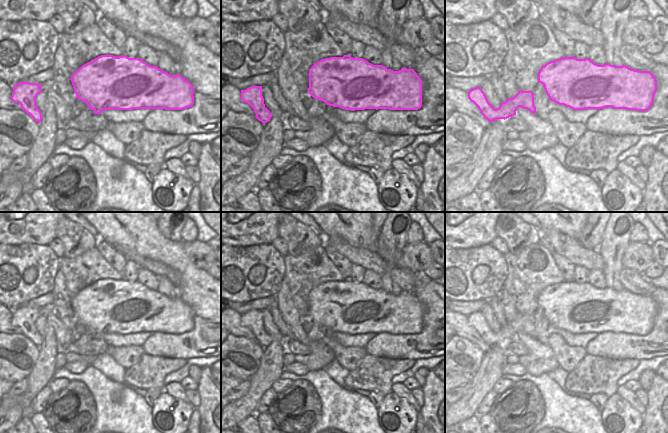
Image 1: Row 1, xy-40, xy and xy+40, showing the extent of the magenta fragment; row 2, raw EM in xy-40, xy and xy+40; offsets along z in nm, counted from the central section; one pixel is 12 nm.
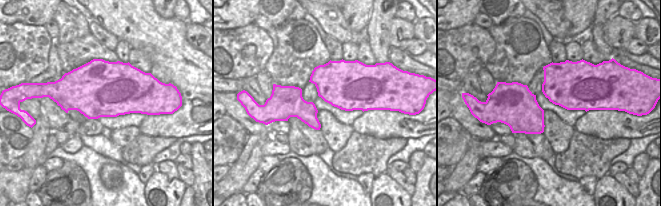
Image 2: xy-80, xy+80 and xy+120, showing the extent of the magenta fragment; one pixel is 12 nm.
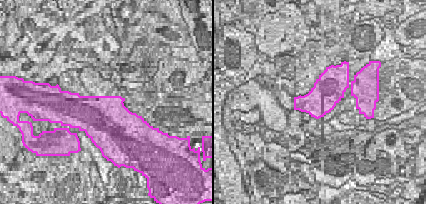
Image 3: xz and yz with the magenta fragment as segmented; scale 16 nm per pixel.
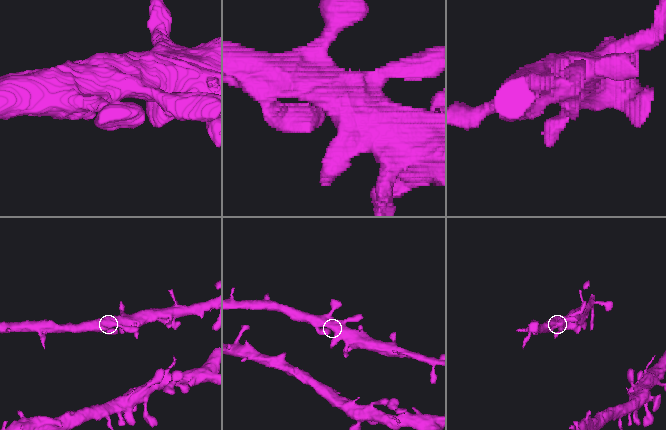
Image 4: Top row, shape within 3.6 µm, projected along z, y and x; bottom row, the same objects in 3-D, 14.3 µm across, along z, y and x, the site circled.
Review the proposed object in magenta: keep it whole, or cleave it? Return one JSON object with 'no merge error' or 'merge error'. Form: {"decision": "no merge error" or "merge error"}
{"decision": "no merge error"}

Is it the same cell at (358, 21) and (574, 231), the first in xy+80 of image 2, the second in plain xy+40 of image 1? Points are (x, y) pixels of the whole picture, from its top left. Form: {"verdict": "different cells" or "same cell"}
{"verdict": "different cells"}

